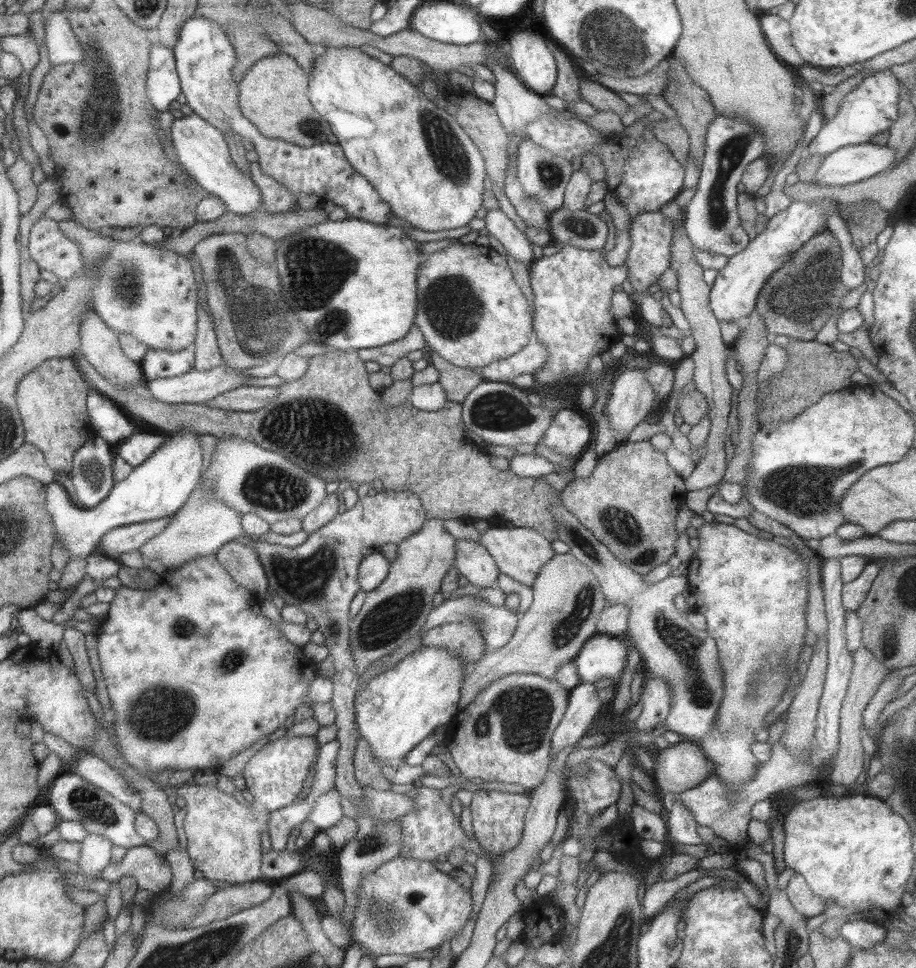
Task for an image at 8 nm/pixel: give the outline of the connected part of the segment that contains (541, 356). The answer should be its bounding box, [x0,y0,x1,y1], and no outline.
[479,340,546,383]

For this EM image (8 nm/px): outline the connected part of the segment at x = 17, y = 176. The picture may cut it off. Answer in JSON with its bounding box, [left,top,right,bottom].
[7,157,37,215]

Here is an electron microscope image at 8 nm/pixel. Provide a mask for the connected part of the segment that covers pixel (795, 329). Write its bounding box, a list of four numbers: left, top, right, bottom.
[755,228,851,341]

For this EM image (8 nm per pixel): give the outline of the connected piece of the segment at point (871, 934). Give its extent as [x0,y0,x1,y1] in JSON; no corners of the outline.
[841,919,886,950]

